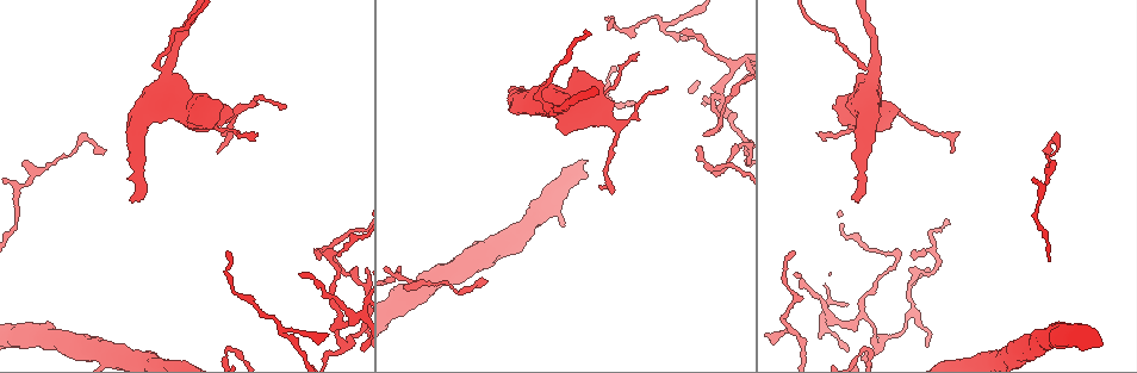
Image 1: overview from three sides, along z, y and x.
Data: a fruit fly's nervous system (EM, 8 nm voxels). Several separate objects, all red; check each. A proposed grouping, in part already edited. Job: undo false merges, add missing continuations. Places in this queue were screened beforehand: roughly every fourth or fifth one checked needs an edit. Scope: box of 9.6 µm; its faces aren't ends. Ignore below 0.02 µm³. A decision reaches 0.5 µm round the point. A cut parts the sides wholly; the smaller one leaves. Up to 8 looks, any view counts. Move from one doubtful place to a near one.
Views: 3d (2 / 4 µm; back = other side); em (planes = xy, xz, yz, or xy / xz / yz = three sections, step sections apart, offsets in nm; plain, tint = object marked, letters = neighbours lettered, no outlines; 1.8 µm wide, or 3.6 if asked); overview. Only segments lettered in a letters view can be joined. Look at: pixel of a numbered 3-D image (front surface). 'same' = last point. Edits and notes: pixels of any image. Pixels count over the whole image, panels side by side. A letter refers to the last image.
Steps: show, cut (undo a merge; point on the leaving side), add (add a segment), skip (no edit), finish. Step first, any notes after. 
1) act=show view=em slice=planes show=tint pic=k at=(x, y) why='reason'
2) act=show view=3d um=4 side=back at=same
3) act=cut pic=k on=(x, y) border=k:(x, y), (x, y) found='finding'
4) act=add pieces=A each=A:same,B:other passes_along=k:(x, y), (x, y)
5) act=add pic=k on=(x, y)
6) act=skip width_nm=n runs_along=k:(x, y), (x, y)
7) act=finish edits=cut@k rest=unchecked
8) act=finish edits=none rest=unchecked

act=show view=3d um=2 pic=1 at=(283, 331) why='a fork'

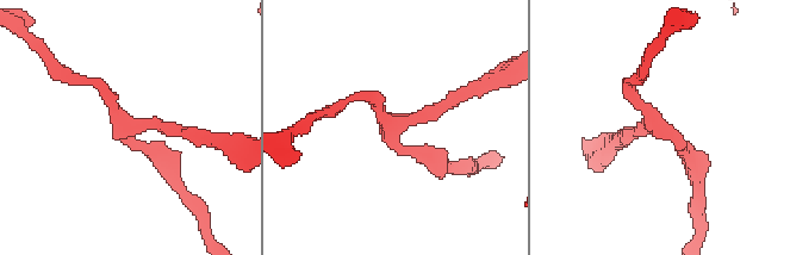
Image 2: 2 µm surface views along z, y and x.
act=show view=em slice=planes show=letters pic=2 at=(130, 126)

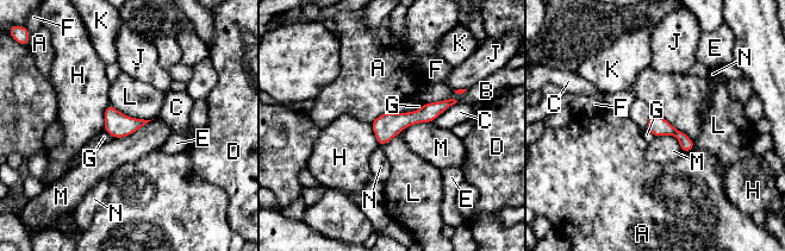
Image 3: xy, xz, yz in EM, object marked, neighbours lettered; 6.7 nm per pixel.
act=skip each=A:other,B:other,C:other,D:other,E:other,F:other,G:other,H:other,J:other,K:other,L:other,M:other,N:other found='continuous, no second neuron'

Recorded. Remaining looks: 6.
act=show view=3d um=2 pic=1 at=(131, 201) why='long arm stops here'

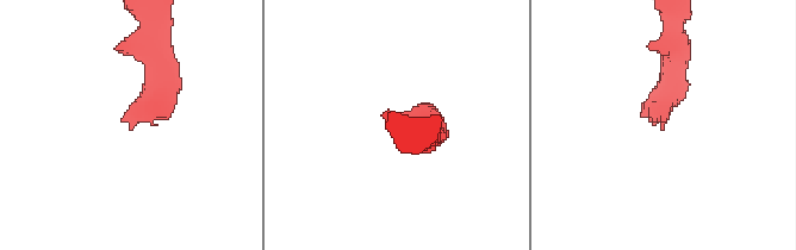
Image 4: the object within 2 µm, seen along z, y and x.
act=show view=em slice=planes show=tint pic=4 at=(122, 122)

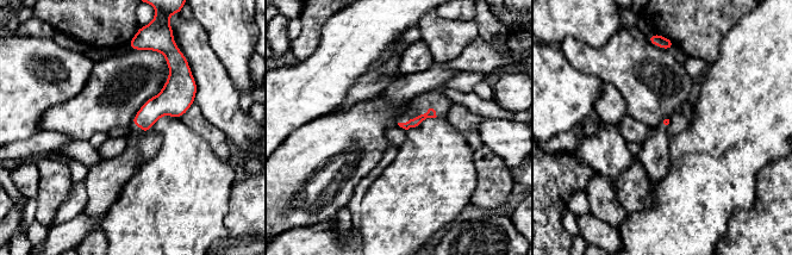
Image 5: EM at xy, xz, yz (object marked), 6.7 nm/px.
act=show view=em slice=planes show=letters at=same why='what lies round it'

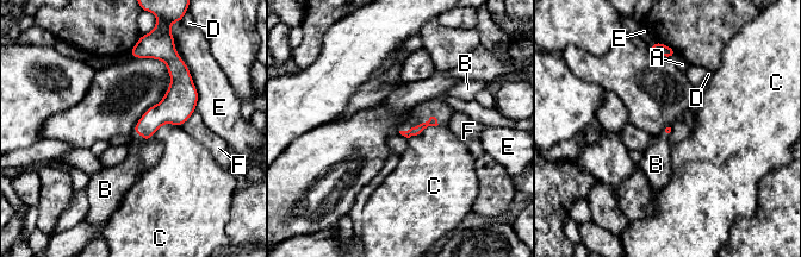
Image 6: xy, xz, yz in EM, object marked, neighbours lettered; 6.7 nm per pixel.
act=add pieces=B each=A:other,B:same,C:other,D:other,E:other,F:other passes_along=6:(413, 131), (420, 123), (438, 107) found='it goes on there'

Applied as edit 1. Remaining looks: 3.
act=show view=em slice=yz step=8 show=letters pic=1 at=(710, 132) why='sharp bend'

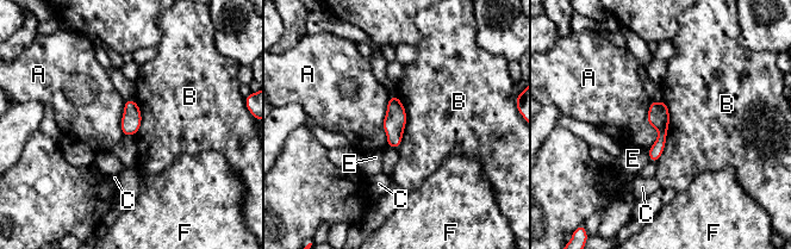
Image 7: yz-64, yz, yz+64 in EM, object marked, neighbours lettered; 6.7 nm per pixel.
act=skip longest_contact=B:440nm each=A:other,B:other,C:other,E:other,F:other border=7:(662, 99), (668, 130), (655, 162) found='one neuron here'

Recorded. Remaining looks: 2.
act=show view=3d um=2 pic=1 at=(443, 281) why='abrupt turn'

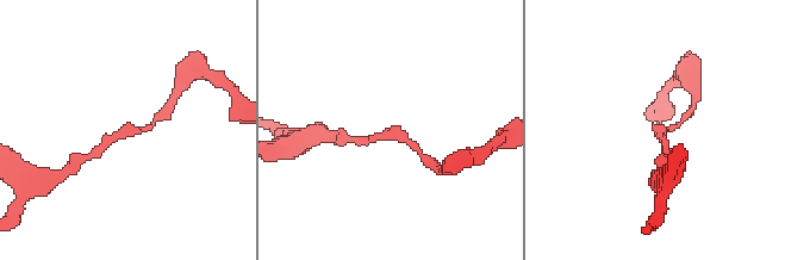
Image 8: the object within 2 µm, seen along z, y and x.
act=show view=em slice=planes show=letters pic=8 at=(666, 129) why='need the tissue'

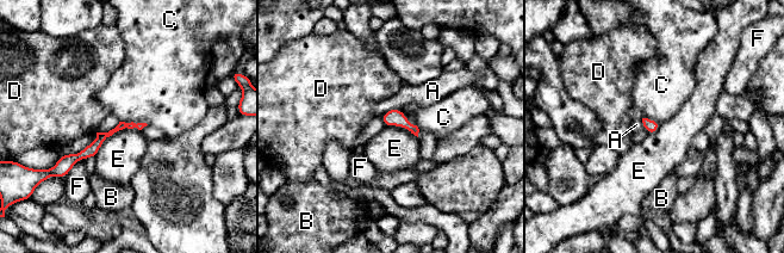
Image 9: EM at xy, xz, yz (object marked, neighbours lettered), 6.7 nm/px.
act=skip longest_contact=E:360nm each=A:other,B:other,C:other,D:other,E:other,F:other runs_along=9:(140, 125), (120, 125), (63, 161) found='all the same neuron'

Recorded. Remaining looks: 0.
act=finish edits=add@6 rest=unchecked

